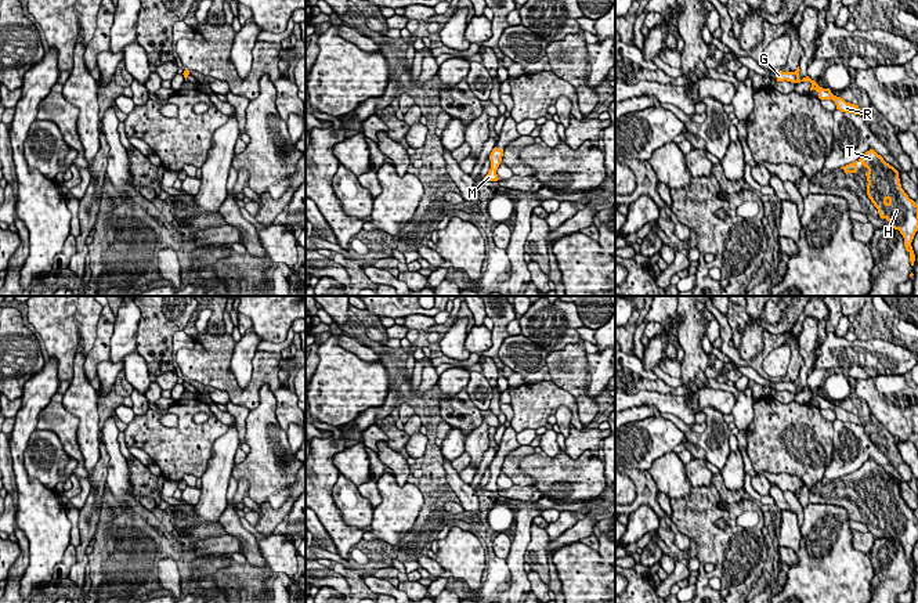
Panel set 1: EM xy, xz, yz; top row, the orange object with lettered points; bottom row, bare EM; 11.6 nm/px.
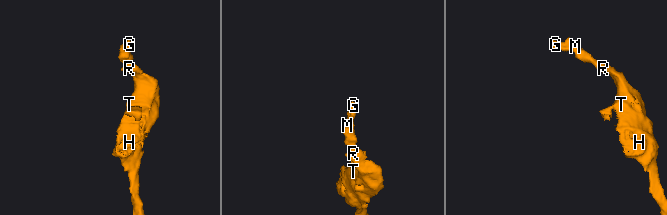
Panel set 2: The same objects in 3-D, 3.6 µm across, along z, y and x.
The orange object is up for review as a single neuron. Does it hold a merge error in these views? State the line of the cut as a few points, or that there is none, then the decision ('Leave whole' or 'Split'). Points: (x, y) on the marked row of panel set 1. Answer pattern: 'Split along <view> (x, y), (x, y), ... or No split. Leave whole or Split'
No split. Leave whole

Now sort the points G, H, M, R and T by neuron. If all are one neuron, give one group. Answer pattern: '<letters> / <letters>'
G H M R T

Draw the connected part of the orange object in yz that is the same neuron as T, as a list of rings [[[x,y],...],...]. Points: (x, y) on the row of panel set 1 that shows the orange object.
[[[874,149],[867,151],[859,160],[868,169],[865,173],[868,198],[878,209],[881,219],[889,221],[885,228],[900,231],[914,266],[915,254],[911,242],[918,231],[918,205],[901,188],[899,171]]]

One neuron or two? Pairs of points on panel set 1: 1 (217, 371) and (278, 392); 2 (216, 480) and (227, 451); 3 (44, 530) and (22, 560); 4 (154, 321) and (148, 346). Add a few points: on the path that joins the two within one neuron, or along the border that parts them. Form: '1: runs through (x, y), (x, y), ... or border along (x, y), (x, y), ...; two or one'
1: runs through (232, 386), (248, 392), (264, 381); one
2: runs through (217, 473), (223, 458); one
3: border along (15, 526), (28, 541), (28, 567), (20, 584); two
4: runs through (154, 327), (154, 340); one

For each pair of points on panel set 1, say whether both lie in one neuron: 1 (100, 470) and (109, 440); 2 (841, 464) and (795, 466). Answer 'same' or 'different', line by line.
1: different
2: different

